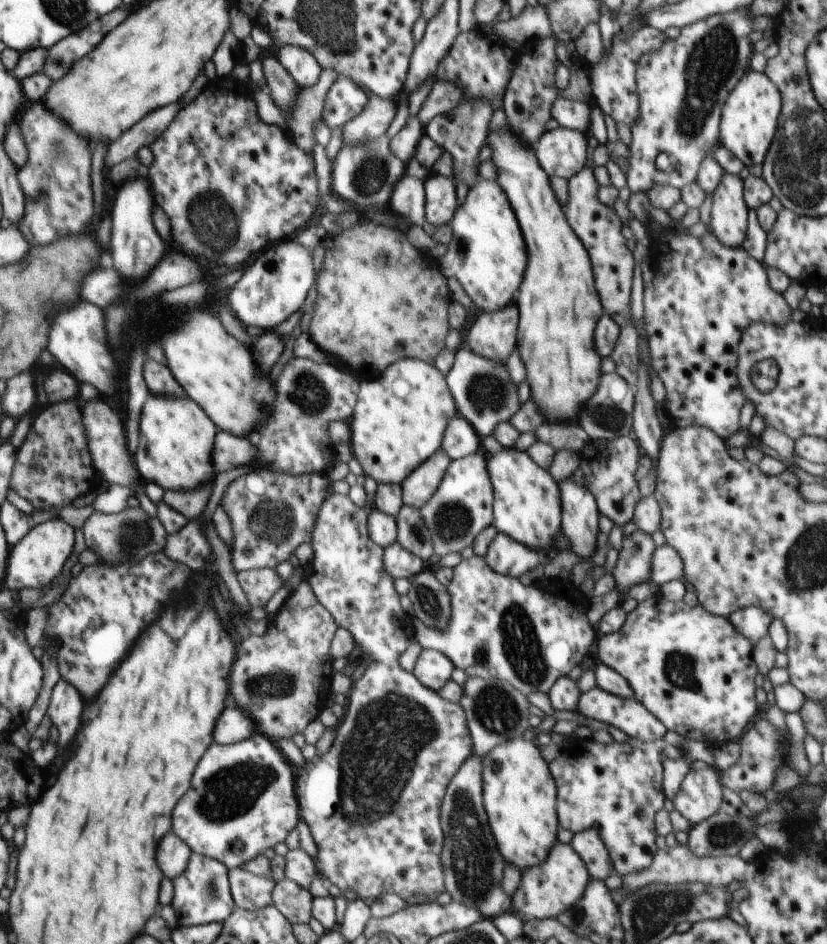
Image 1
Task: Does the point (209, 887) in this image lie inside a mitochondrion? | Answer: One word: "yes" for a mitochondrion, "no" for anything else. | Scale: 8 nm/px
yes

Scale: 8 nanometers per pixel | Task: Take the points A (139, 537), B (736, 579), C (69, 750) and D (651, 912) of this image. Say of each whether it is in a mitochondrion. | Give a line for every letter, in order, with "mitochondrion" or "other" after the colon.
A: mitochondrion
B: other
C: other
D: mitochondrion

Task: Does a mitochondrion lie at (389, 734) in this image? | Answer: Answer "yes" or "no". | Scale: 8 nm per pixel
yes

